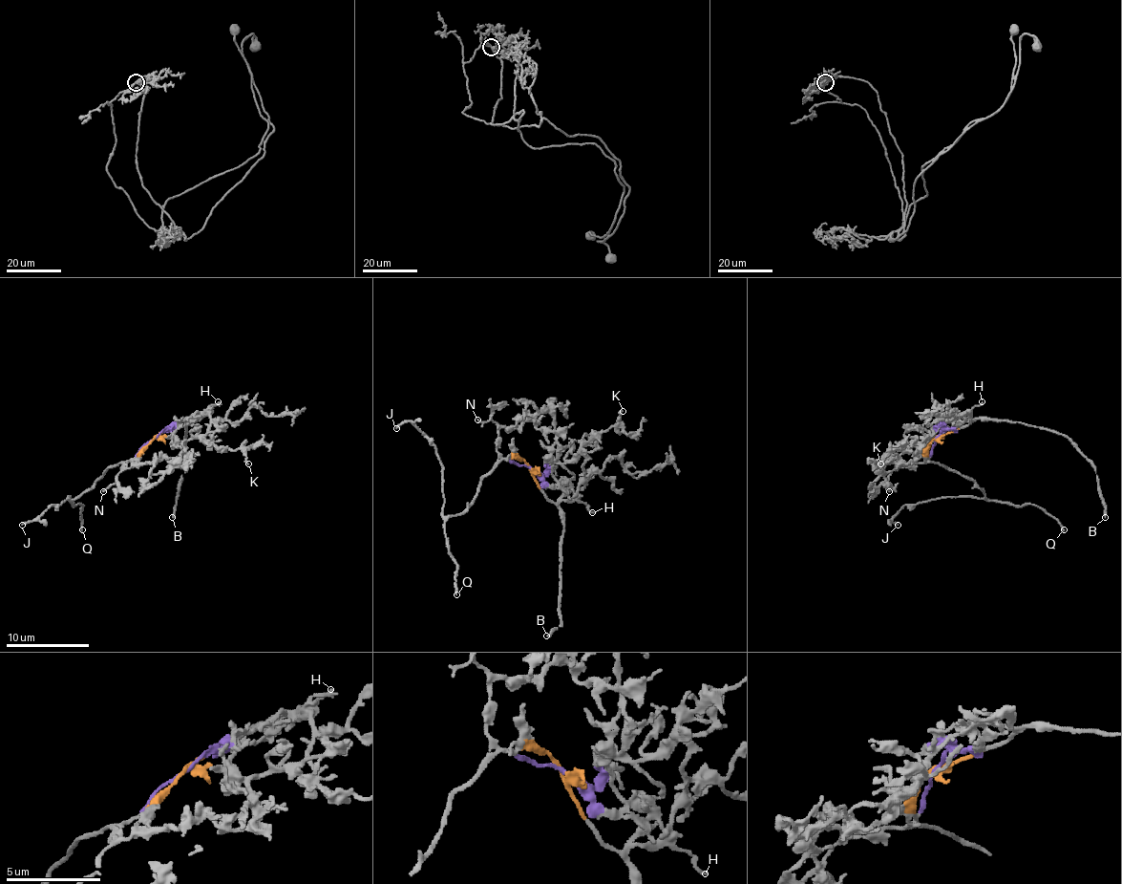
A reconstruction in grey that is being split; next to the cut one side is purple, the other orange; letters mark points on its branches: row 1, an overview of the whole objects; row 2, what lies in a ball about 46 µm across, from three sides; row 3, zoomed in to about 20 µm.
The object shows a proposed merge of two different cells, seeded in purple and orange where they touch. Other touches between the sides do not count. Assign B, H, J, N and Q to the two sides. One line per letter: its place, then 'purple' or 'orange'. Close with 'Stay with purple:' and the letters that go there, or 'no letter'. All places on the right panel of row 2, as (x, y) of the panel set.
B: at (1105, 517); orange
H: at (982, 401); orange
J: at (898, 525); purple
N: at (889, 491); purple
Q: at (1064, 529); purple
Stay with purple: J, N, Q

